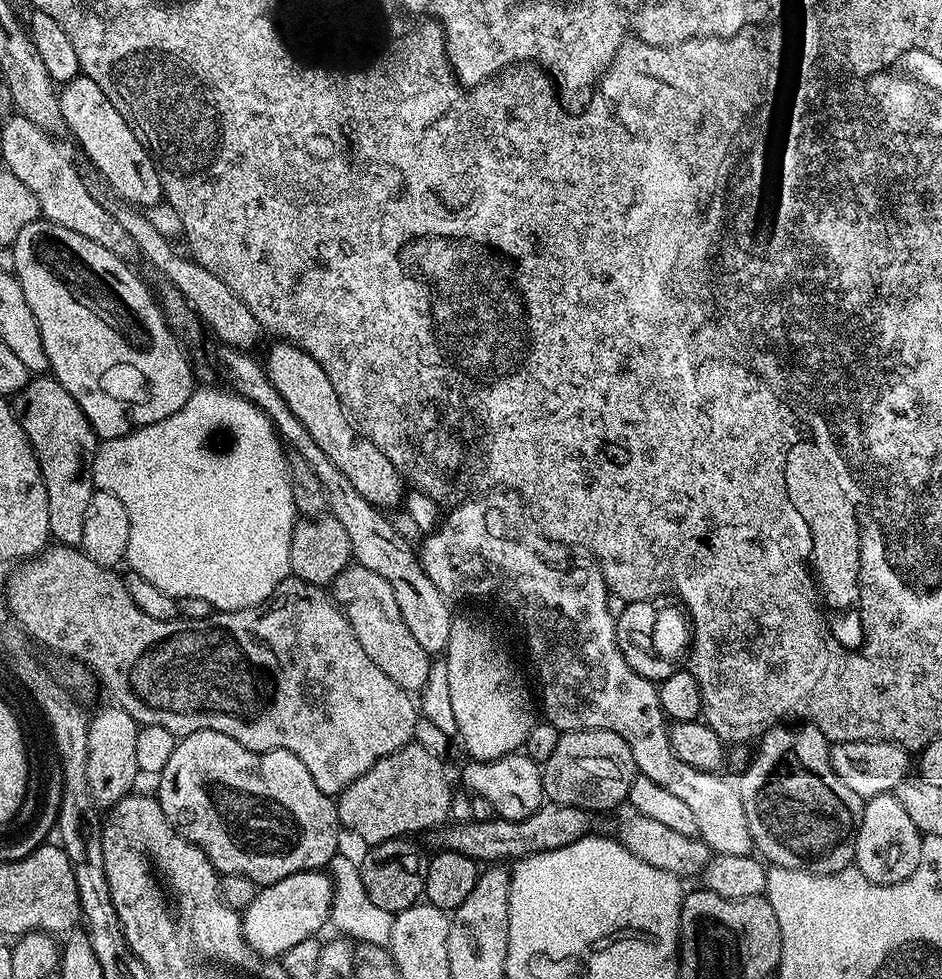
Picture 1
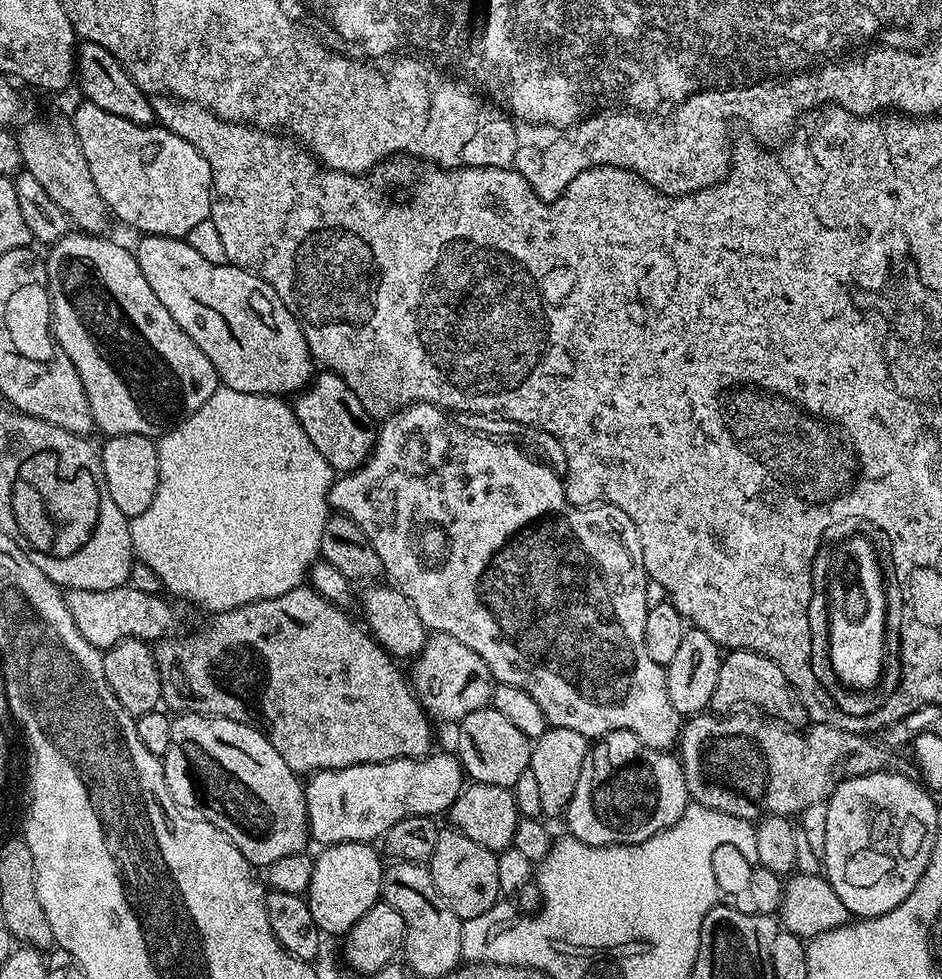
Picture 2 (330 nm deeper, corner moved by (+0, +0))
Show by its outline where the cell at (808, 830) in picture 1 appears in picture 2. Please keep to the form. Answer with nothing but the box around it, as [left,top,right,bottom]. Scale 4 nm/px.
[711,650,808,726]

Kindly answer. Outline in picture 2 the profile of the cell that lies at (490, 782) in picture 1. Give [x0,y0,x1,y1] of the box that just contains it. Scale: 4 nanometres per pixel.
[304,750,466,845]

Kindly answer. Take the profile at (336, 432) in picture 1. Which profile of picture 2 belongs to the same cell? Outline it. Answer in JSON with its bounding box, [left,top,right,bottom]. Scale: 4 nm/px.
[134,236,314,397]

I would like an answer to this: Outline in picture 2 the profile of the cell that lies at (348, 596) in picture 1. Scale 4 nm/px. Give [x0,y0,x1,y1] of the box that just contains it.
[410,632,493,722]

